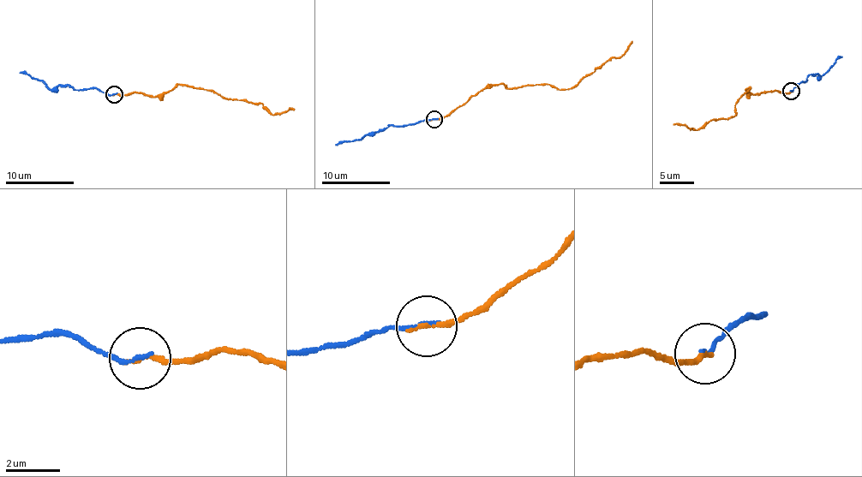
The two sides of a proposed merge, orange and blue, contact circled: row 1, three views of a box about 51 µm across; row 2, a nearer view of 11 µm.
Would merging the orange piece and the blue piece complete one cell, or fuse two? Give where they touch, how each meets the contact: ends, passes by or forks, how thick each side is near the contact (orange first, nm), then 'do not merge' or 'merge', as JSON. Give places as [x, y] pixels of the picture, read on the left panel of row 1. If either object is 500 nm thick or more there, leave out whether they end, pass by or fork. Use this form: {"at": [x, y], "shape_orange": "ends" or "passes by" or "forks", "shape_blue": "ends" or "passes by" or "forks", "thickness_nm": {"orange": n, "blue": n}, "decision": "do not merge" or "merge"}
{"at": [114, 94], "shape_orange": "ends", "shape_blue": "ends", "thickness_nm": {"orange": 190, "blue": 160}, "decision": "merge"}

